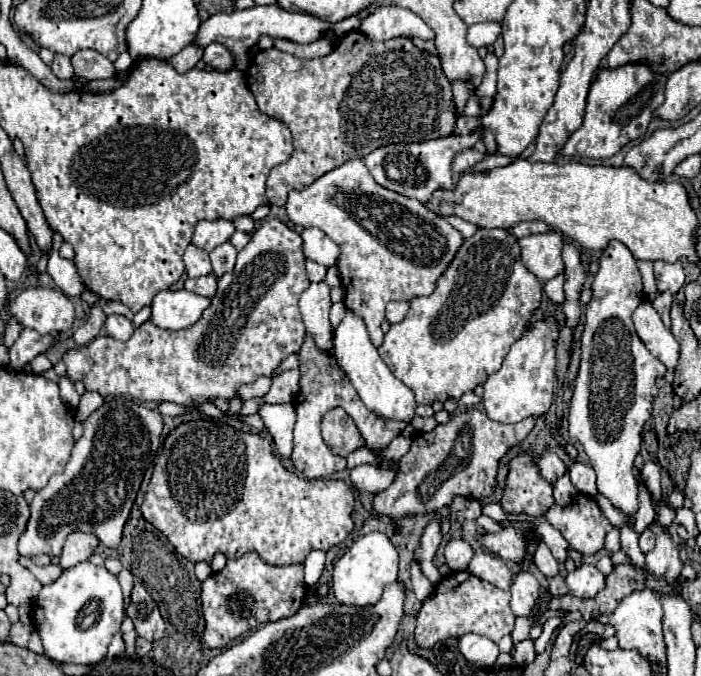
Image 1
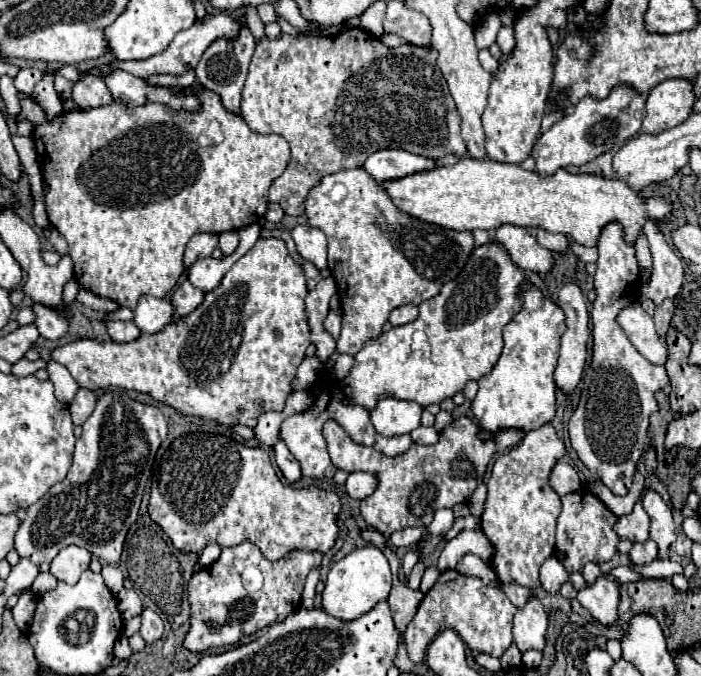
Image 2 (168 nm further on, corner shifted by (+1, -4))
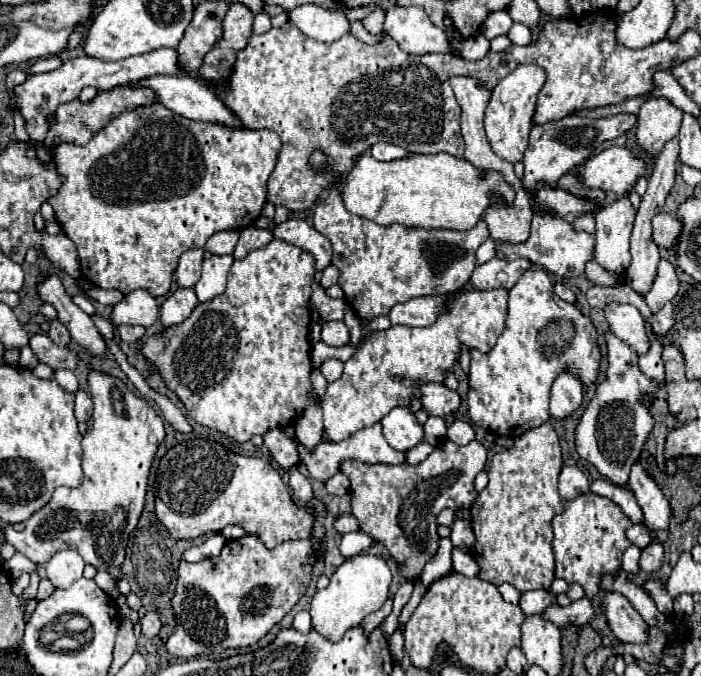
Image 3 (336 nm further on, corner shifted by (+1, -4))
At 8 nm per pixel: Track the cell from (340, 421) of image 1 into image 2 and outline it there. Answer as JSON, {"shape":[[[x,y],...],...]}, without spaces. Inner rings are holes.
{"shape":[[[459,417],[439,433],[439,441],[435,445],[413,443],[409,451],[397,457],[387,457],[373,447],[353,443],[353,439],[349,439],[349,433],[335,419],[329,419],[323,425],[327,451],[337,469],[345,469],[349,473],[369,471],[379,475],[377,491],[361,501],[361,515],[373,529],[377,529],[385,537],[405,527],[429,525],[433,513],[441,507],[467,503],[477,485],[483,481],[493,455],[517,445],[525,435],[525,431],[521,429],[501,429],[491,433],[491,439],[481,439],[481,431],[483,429],[469,417]]]}

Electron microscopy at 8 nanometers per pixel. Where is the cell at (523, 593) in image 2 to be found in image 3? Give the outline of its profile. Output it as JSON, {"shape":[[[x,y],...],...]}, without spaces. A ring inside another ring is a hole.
{"shape":[[[525,591],[521,595],[521,603],[519,607],[523,609],[525,615],[533,615],[533,613],[541,613],[549,603],[551,603],[551,591]]]}

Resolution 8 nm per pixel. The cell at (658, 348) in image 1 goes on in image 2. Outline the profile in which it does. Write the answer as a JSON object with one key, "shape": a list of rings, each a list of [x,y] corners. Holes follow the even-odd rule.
{"shape":[[[639,303],[629,305],[617,315],[619,325],[623,327],[629,341],[635,345],[635,349],[653,365],[663,365],[669,357],[665,341],[657,335],[653,317],[641,309]]]}

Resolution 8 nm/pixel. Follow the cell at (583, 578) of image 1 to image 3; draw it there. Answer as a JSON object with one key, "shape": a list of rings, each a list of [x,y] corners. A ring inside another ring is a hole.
{"shape":[[[607,593],[603,599],[605,615],[611,631],[623,643],[647,643],[649,625],[641,619],[641,615],[633,609],[633,605],[621,593]]]}

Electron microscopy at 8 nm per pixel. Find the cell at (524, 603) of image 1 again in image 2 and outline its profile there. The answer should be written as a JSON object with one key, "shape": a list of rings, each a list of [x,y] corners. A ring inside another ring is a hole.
{"shape":[[[531,595],[525,607],[517,609],[513,617],[513,637],[519,651],[543,649],[545,647],[545,631],[547,631],[547,613],[541,601]]]}

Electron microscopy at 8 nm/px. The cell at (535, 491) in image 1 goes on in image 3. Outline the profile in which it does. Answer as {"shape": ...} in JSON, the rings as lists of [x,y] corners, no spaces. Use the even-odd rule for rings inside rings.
{"shape":[[[549,421],[519,435],[511,449],[493,455],[489,463],[489,483],[469,509],[475,531],[473,557],[483,581],[493,585],[511,583],[523,593],[531,589],[551,589],[555,579],[551,519],[563,511],[563,499],[557,493],[561,467],[559,439]]]}

